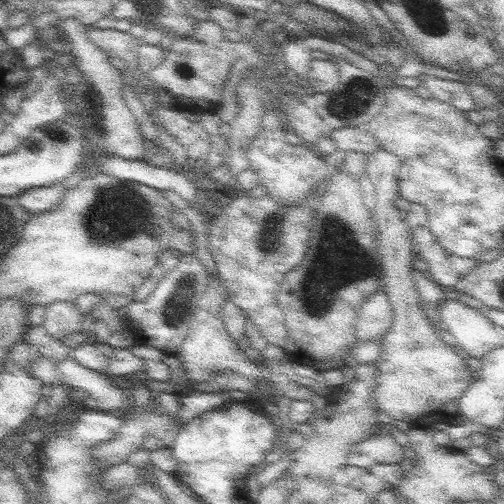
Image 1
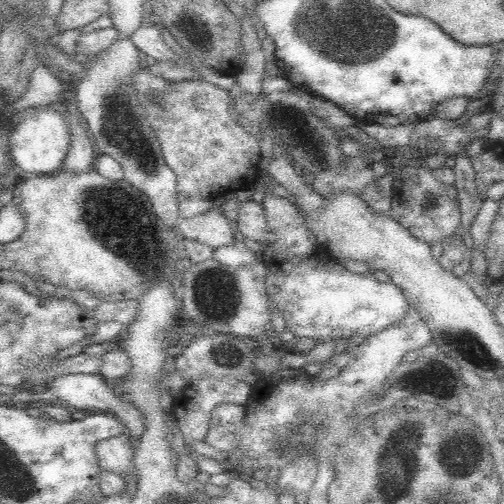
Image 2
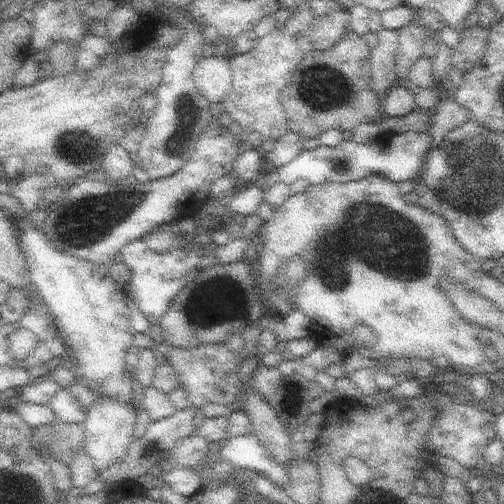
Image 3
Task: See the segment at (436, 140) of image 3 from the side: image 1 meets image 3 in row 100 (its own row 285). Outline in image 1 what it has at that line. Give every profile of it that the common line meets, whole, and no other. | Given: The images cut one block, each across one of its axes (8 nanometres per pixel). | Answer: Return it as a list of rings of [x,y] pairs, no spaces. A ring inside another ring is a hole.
[[[419,226],[411,234],[413,234],[413,244],[419,252],[417,262],[423,266],[427,276],[445,290],[455,290],[457,282],[463,276],[467,276],[475,266],[497,260],[501,254],[499,248],[493,248],[489,252],[483,252],[479,262],[461,260],[457,256],[451,256],[443,246],[439,246],[439,242],[435,240],[435,236],[429,232],[427,226]]]

